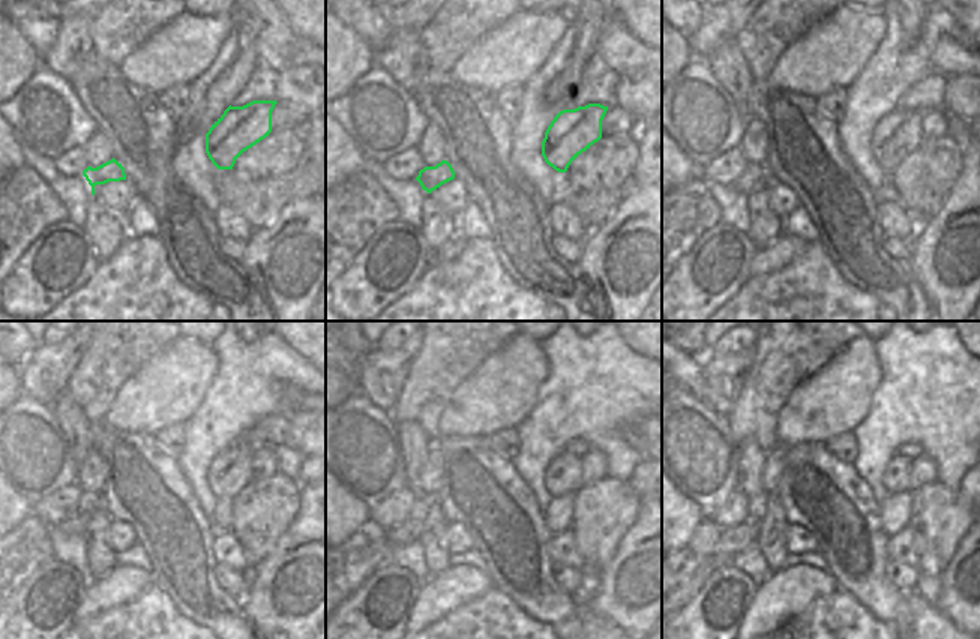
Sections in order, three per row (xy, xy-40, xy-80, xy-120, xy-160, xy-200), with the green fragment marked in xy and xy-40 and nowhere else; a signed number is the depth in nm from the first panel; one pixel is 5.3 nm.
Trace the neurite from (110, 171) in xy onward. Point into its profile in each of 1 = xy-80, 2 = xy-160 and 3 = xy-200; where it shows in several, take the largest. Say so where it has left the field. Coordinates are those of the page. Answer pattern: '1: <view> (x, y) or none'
1: xy-80 (755, 179)
2: xy-160 (410, 530)
3: xy-200 (733, 540)

